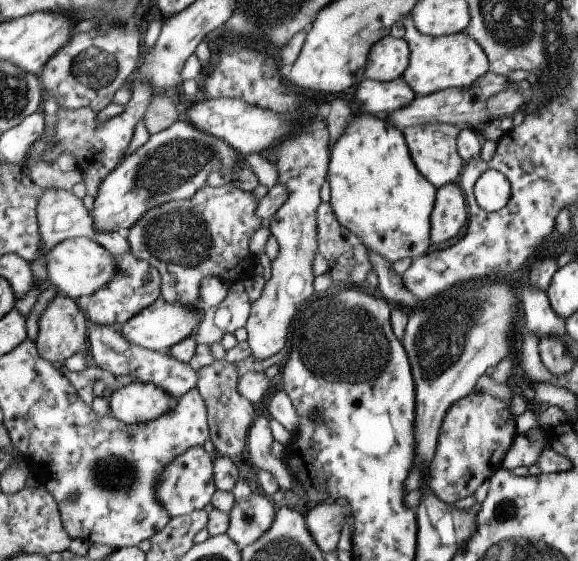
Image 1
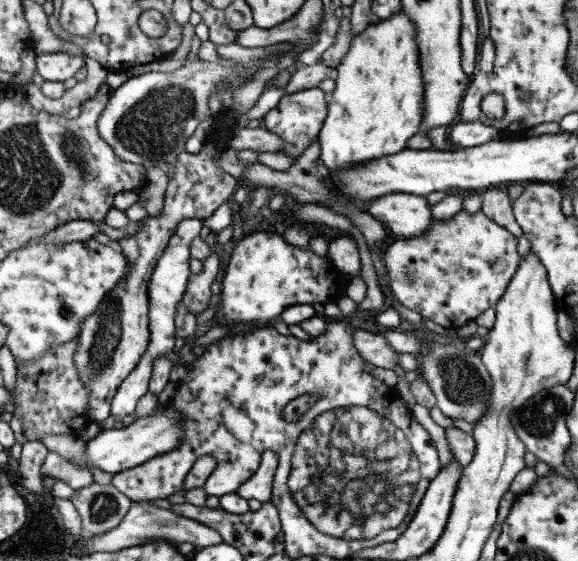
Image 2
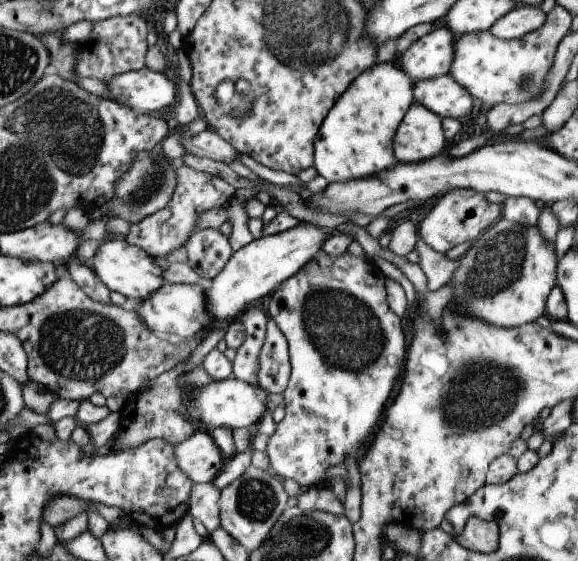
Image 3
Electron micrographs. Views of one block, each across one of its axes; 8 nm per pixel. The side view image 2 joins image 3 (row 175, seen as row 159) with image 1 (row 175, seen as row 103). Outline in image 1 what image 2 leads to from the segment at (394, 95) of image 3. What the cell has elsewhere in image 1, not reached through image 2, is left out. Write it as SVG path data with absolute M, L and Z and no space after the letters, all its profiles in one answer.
M359 112L352 115L331 150L327 172L330 206L338 219L388 262L417 259L428 252L430 218L437 188L414 164L404 133L385 116Z

